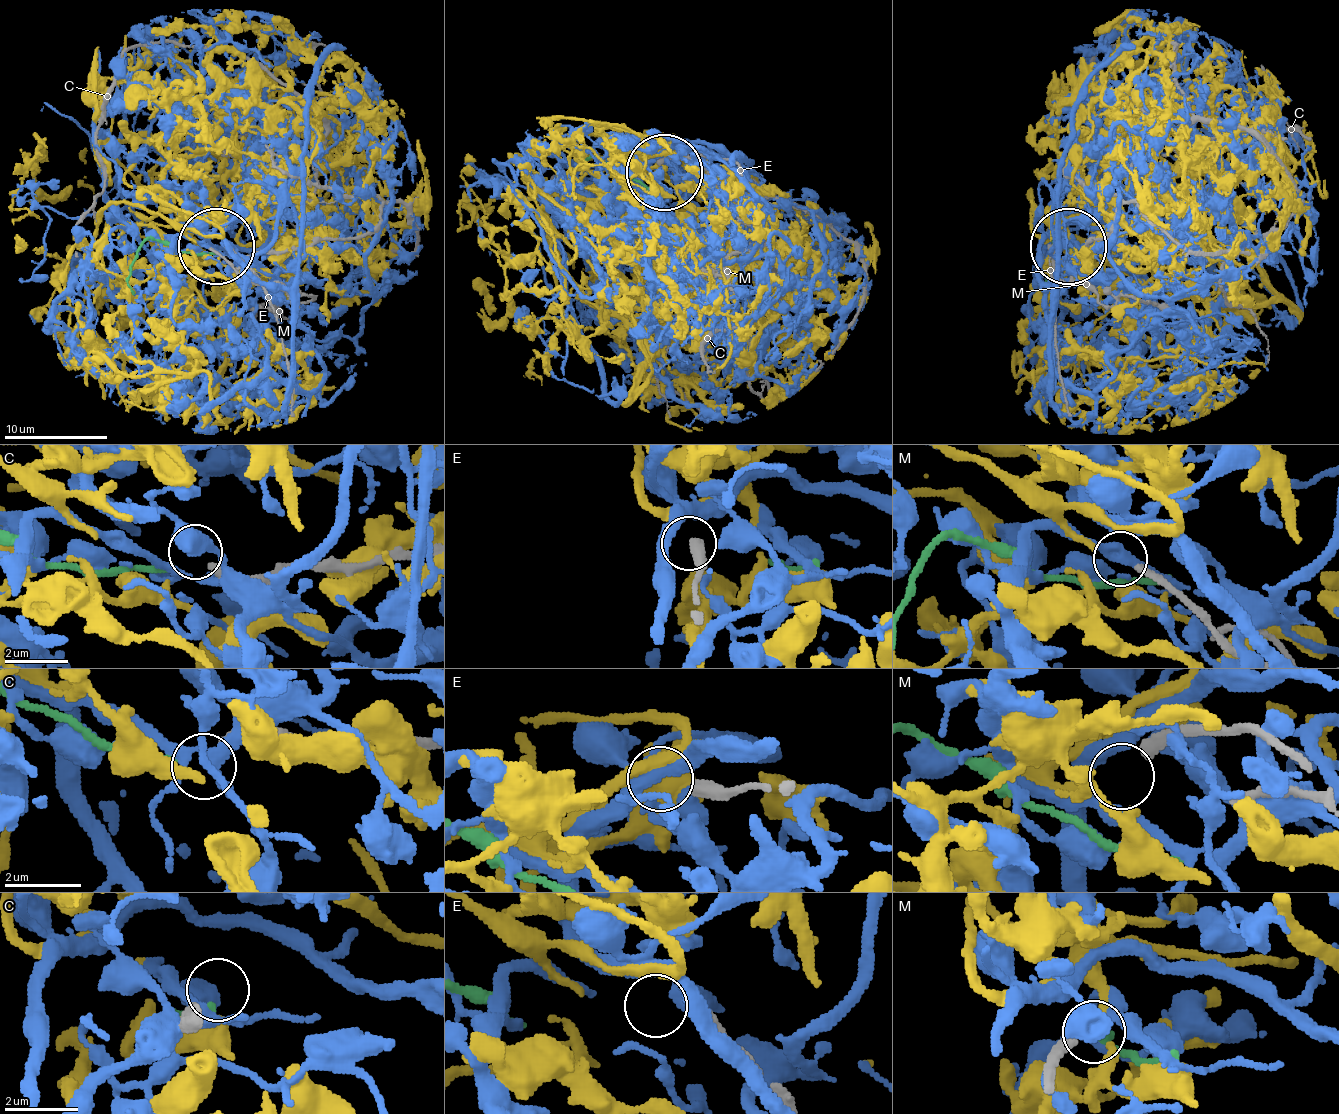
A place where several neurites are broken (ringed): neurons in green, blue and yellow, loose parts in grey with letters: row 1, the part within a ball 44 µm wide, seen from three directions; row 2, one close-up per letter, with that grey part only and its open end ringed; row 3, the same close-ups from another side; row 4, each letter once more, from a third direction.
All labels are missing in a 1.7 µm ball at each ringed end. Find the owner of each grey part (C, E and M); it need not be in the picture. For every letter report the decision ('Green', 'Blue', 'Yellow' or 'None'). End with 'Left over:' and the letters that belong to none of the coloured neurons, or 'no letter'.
C: Green
E: None
M: Yellow
Left over: E

